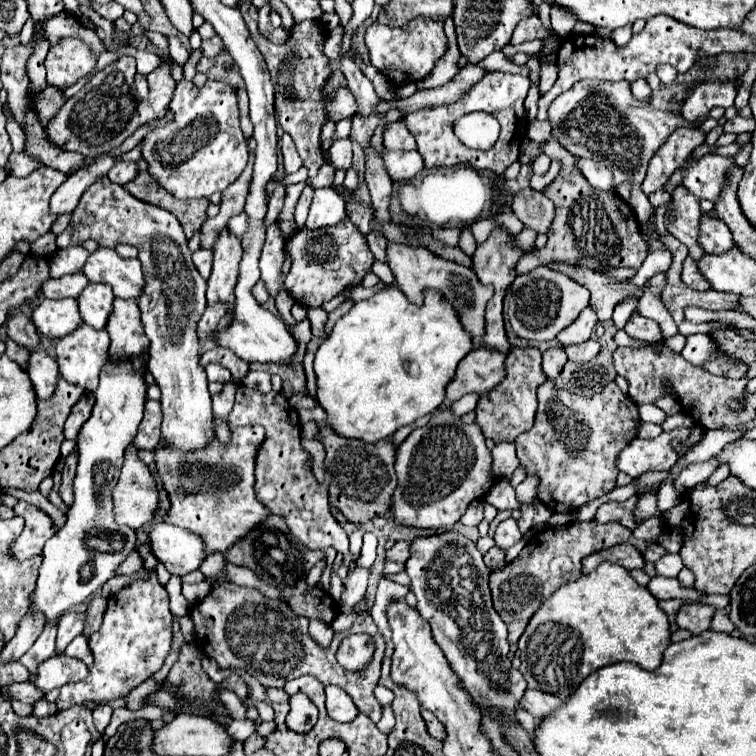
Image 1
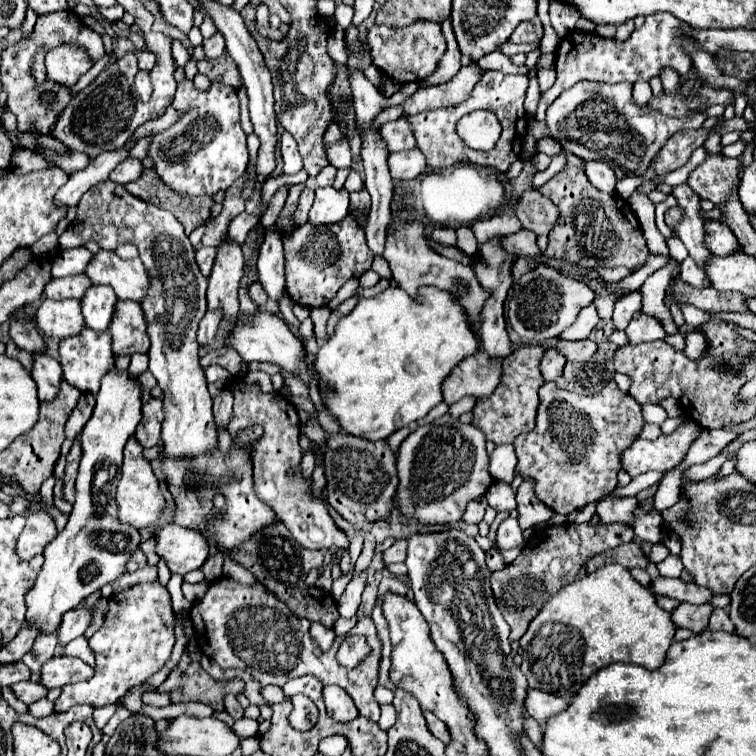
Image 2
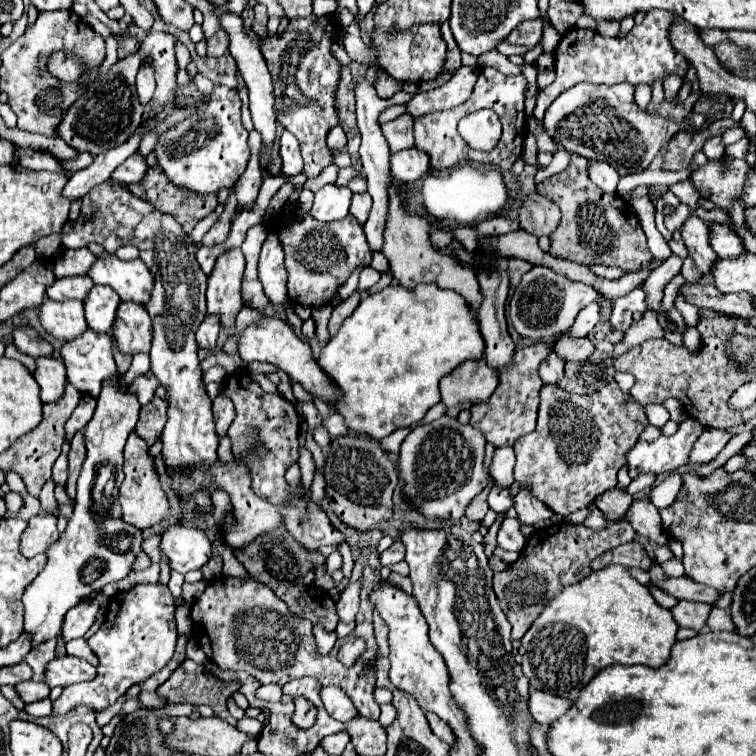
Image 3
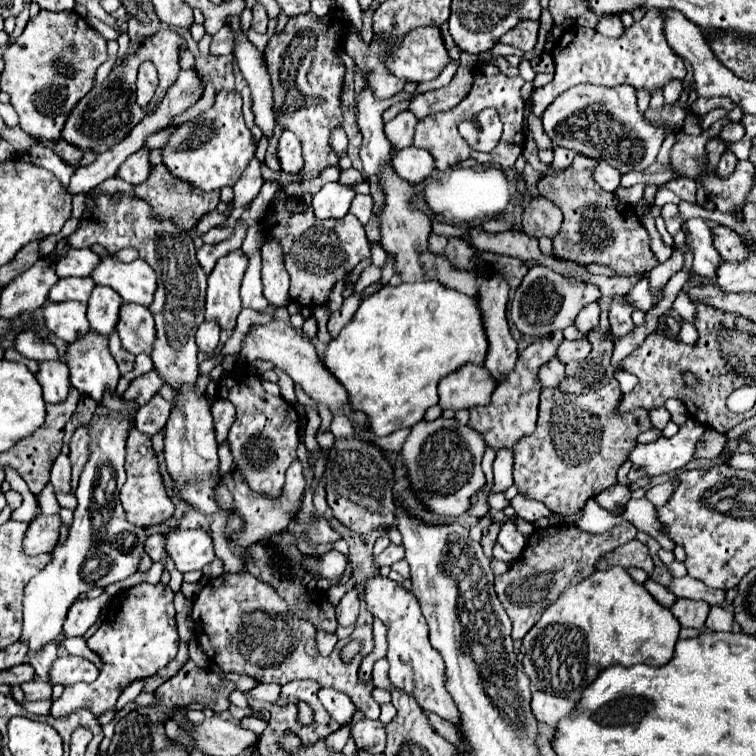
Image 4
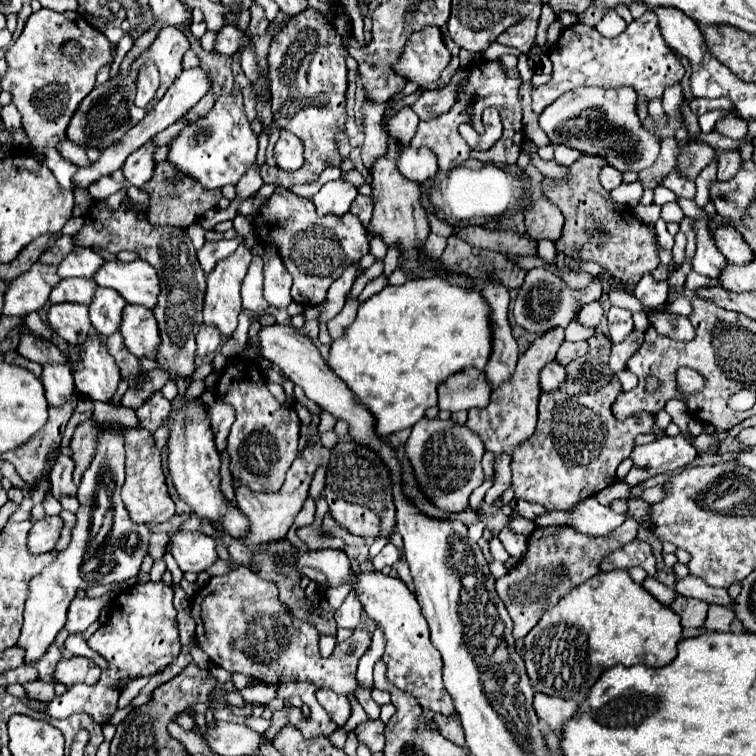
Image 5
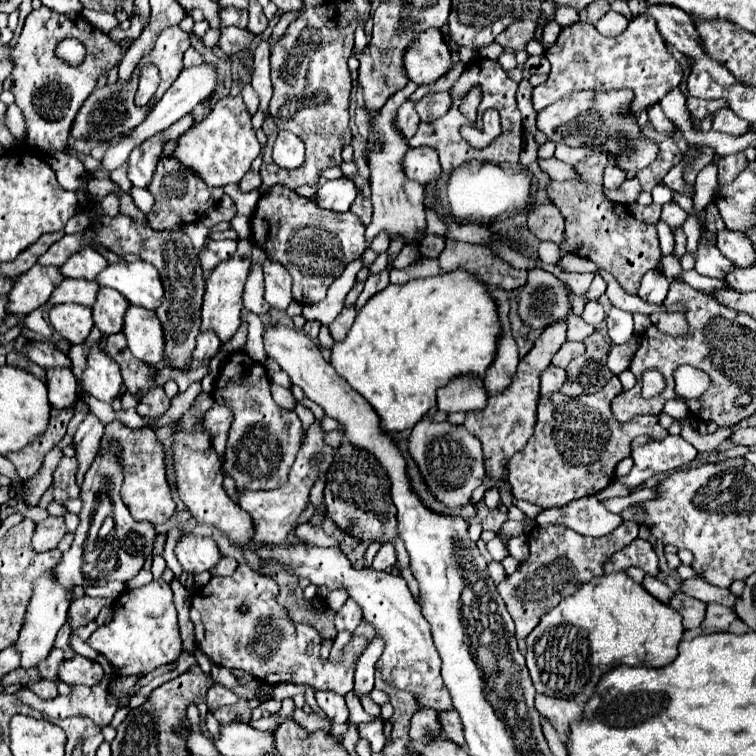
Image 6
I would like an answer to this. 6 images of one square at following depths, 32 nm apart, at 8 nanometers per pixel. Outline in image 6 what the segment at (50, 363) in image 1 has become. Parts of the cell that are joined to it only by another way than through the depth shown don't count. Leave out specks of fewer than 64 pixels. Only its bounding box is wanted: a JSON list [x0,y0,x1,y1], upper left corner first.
[44,368,78,408]

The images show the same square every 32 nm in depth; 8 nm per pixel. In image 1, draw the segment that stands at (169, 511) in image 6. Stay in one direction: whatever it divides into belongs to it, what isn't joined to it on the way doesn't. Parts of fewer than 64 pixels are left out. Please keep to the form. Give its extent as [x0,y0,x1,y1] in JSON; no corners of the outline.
[112,446,158,528]

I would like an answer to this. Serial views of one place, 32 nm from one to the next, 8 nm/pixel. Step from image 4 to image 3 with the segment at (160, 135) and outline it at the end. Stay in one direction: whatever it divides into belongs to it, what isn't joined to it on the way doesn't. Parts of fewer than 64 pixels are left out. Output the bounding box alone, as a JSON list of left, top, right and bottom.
[140,132,159,157]

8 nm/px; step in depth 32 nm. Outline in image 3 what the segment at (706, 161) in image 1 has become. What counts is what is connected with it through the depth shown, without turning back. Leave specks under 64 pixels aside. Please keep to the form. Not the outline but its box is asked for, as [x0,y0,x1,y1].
[690,158,750,210]

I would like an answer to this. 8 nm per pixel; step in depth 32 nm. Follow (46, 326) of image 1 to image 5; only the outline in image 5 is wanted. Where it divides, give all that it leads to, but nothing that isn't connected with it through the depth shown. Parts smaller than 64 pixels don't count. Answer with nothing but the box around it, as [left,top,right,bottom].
[46,302,92,344]

